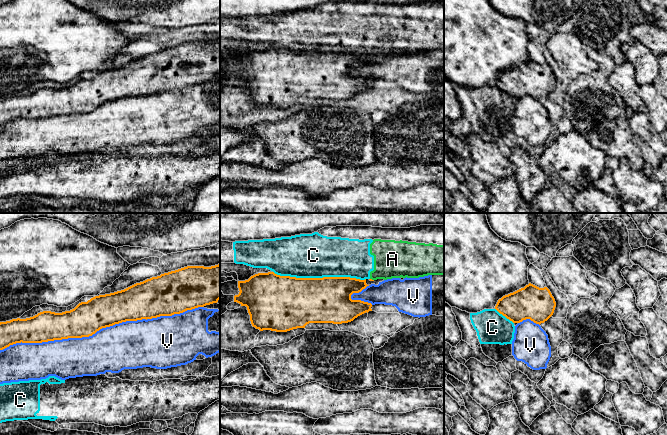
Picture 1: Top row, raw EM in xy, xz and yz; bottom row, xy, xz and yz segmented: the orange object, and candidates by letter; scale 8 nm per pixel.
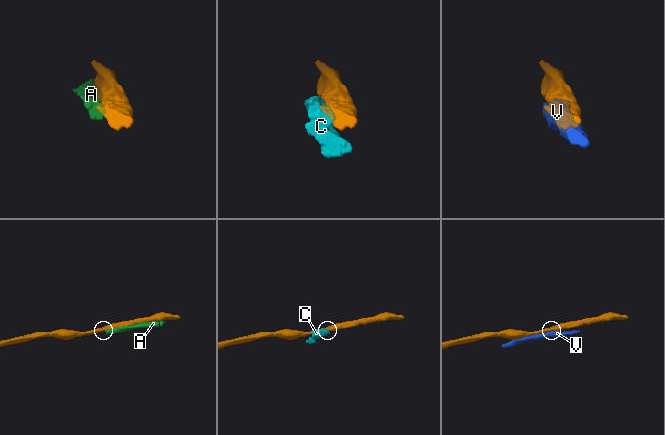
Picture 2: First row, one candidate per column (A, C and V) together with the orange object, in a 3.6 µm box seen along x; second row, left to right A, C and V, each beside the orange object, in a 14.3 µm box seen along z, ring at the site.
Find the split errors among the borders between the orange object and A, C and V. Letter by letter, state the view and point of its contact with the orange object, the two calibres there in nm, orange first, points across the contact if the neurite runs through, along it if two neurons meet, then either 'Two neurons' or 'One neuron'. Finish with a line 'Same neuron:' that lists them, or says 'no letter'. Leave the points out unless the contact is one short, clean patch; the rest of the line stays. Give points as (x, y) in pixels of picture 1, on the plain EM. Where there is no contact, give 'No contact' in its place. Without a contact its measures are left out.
A: Touches orange at xz (371, 55). Thickness 20 nm (orange) against 300 nm. Two neurons
C: Touches orange at xz (319, 54). Thickness 380 nm (orange) against 360 nm. Two neurons
V: Touches orange at xy (101, 104). Thickness 260 nm (orange) against 380 nm. Two neurons
Same neuron: no letter

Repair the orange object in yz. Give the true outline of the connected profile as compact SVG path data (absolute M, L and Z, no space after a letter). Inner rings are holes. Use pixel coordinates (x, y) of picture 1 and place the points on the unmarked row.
M531 59L513 69L503 72L498 76L495 85L513 99L520 99L530 95L536 100L547 97L554 89L556 78L547 63L539 64Z

